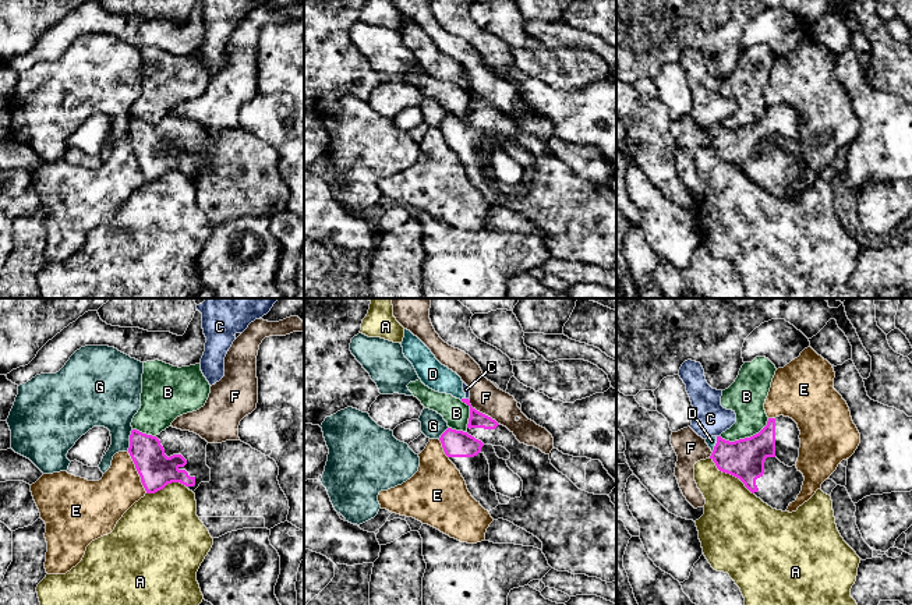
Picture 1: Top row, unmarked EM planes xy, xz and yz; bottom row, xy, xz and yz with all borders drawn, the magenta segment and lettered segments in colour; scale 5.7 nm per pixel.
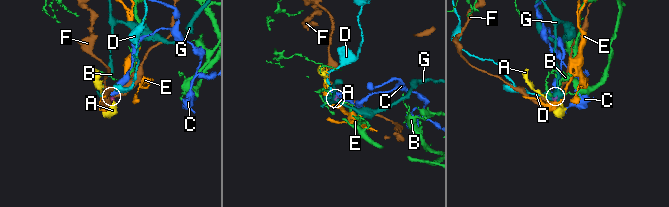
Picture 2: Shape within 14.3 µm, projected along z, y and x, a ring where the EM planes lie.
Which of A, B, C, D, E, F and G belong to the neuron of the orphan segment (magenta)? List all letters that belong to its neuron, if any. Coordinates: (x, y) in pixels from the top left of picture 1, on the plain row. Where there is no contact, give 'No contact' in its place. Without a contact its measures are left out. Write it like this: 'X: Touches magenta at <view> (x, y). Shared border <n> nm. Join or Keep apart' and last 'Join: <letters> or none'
A: Touches magenta at yz (731, 162). Shared border 340 nm. Keep apart
B: Touches magenta at yz (745, 126). Shared border 300 nm. Keep apart
C: Touches magenta at yz (718, 124). Shared border 30 nm. Keep apart
D: Touches magenta at xz (462, 87). Shared border 30 nm. Join
E: Touches magenta at xy (138, 161). Shared border 260 nm. Keep apart
F: Touches magenta at xz (481, 101). Shared border 220 nm. Keep apart
G: Touches magenta at xy (130, 128). Shared border 130 nm. Keep apart
Join: D

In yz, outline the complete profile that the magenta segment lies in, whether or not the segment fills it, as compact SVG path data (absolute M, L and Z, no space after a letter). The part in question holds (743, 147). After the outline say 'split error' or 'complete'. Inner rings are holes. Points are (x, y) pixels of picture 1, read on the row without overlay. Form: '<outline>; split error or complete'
M780 103L768 106L767 113L750 125L729 130L711 124L706 131L720 159L739 166L764 191L785 199L796 188L805 169L795 153L799 123L798 112Z; split error

